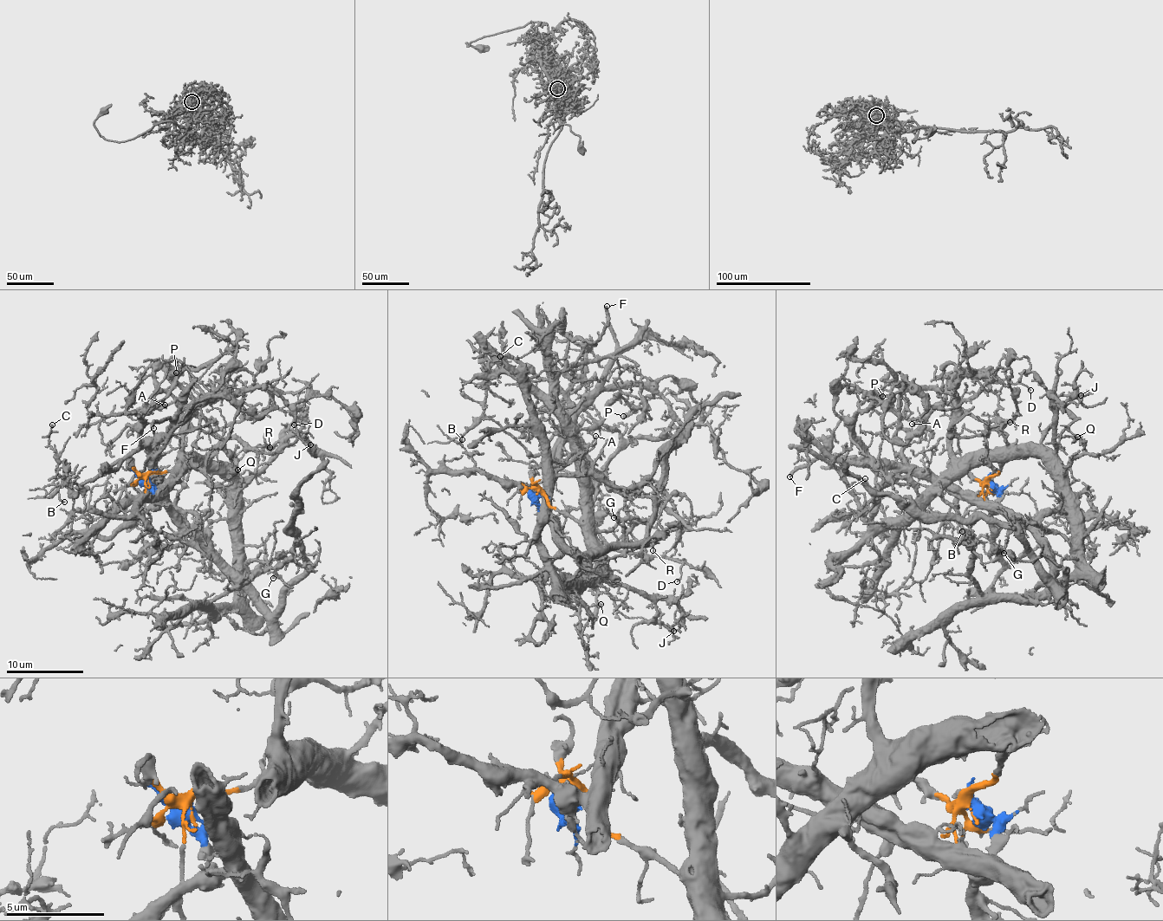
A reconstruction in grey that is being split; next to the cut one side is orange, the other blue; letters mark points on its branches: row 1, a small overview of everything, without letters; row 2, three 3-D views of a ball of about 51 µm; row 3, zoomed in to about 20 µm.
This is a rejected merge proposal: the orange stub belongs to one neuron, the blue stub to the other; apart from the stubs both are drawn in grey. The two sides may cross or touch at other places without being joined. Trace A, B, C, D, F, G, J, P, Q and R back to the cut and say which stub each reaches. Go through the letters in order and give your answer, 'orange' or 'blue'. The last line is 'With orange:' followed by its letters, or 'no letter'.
A: blue
B: blue
C: blue
D: blue
F: blue
G: orange
J: orange
P: blue
Q: orange
R: orange
With orange: G, J, Q, R

